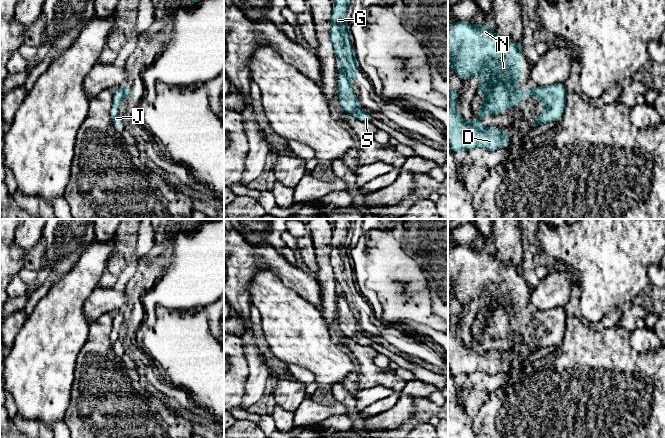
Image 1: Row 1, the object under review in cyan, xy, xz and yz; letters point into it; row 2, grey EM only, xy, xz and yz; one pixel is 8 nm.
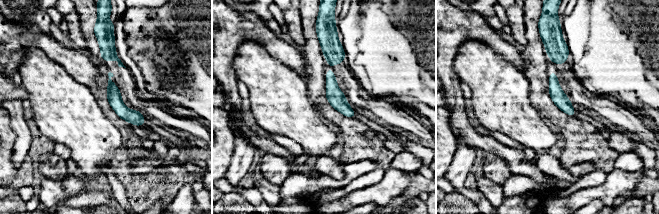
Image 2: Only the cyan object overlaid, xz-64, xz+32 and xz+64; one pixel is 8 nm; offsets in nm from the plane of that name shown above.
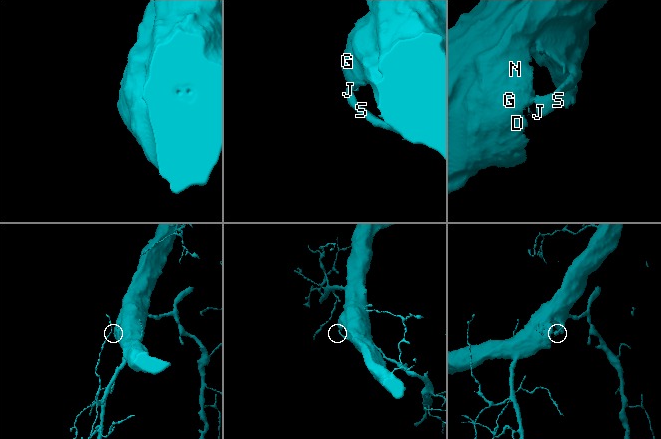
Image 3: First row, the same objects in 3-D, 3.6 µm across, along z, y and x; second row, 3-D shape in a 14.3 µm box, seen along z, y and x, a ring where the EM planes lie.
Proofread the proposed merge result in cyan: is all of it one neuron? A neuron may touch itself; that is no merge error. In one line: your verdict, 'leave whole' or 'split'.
split

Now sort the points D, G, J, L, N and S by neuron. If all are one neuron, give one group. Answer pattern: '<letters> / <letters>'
D G L N / J S

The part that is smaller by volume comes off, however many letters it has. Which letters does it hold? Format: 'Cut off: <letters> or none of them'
Cut off: J, S

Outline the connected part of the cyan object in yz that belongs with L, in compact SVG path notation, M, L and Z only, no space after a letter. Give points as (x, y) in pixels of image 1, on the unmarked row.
M451 247L448 250L448 304L453 284L460 304L484 300L485 305L476 314L476 318L486 319L478 338L500 339L504 331L511 333L522 321L533 321L533 310L522 315L515 307L521 304L522 275L521 266L513 267L496 260L491 249Z

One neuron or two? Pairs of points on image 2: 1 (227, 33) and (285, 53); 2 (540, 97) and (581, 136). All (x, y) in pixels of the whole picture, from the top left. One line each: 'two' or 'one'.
1: one
2: one

